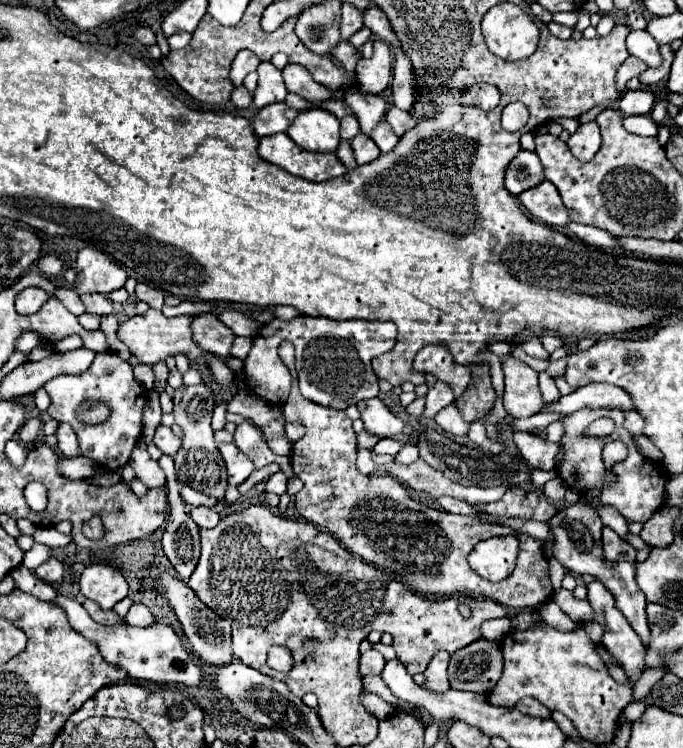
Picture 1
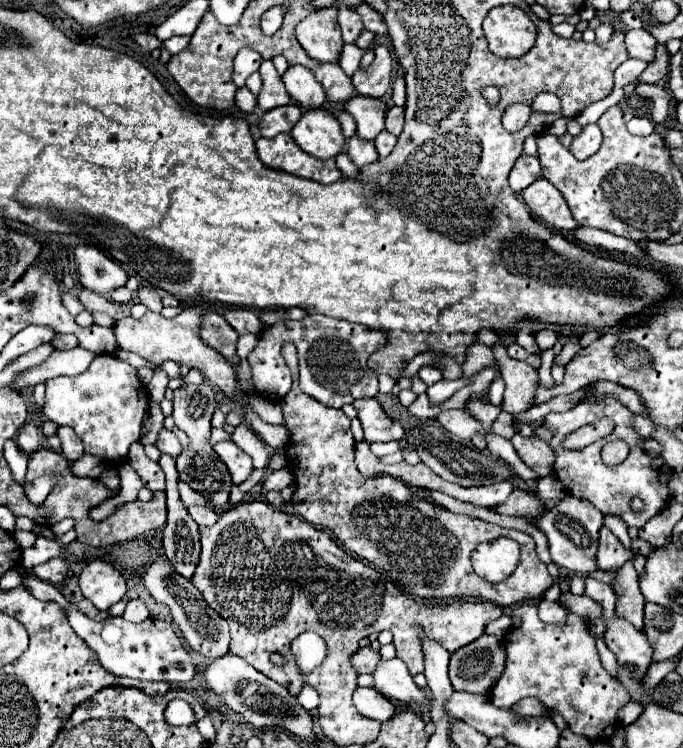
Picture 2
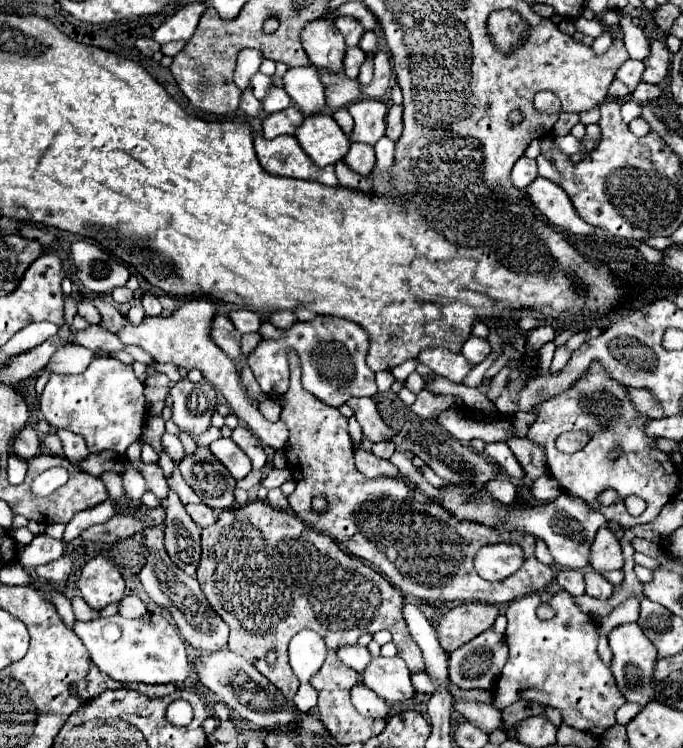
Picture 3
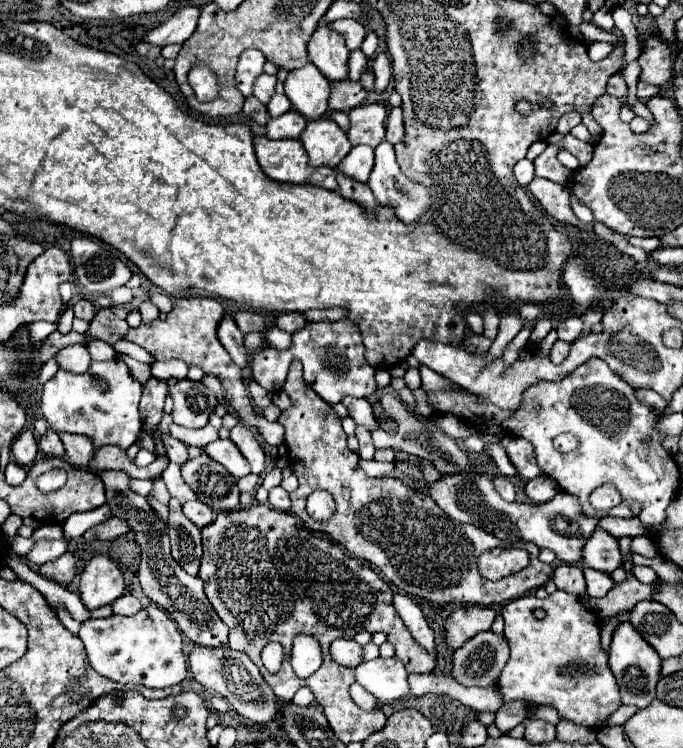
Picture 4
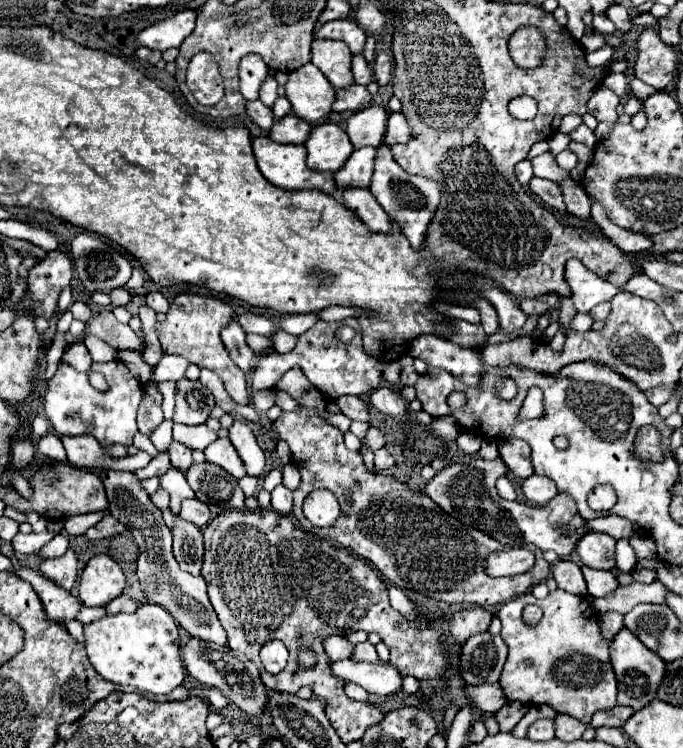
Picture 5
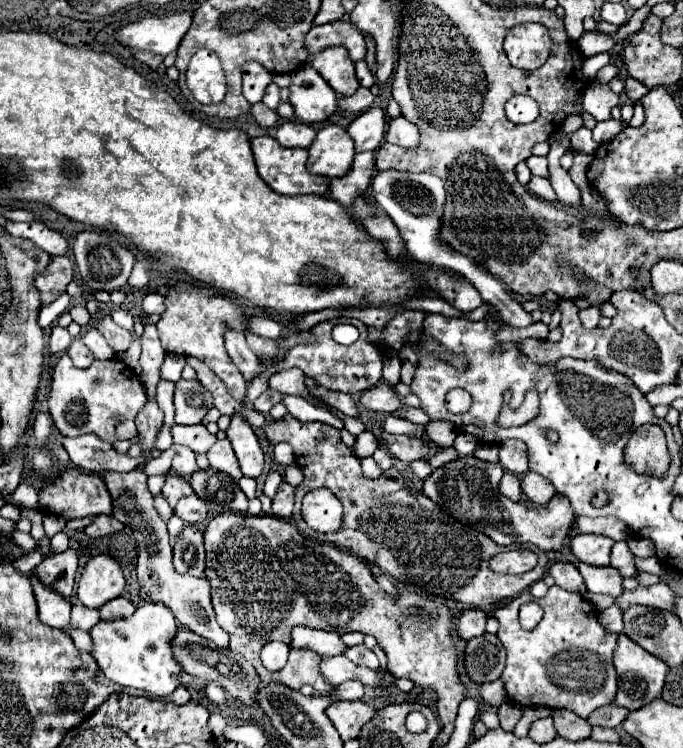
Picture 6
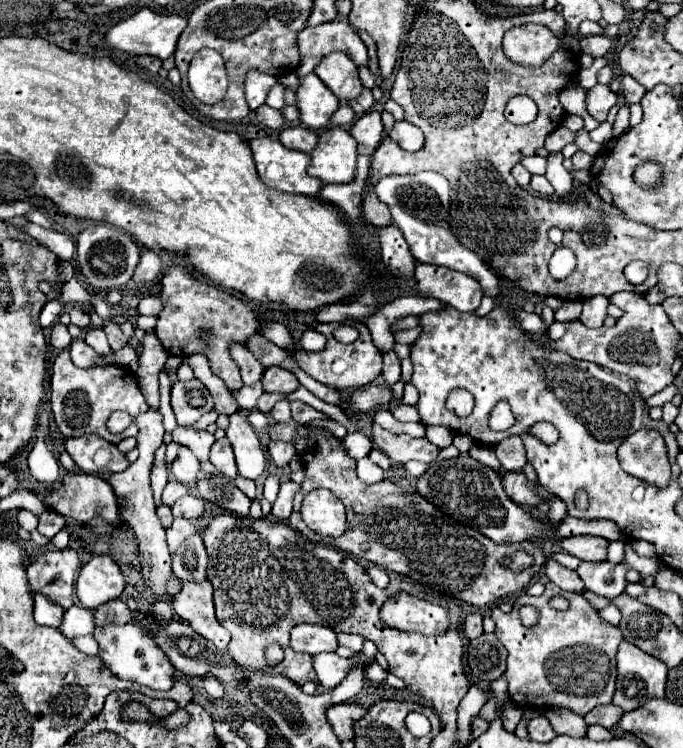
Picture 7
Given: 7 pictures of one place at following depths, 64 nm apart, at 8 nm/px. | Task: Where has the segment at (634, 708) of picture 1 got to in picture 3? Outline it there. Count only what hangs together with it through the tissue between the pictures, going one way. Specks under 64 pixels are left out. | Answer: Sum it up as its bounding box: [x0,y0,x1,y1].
[616,702,640,724]

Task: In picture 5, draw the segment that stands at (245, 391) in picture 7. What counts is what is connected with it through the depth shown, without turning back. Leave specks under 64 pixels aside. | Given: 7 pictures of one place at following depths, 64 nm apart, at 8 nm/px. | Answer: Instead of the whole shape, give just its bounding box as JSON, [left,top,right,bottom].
[252,318,382,400]

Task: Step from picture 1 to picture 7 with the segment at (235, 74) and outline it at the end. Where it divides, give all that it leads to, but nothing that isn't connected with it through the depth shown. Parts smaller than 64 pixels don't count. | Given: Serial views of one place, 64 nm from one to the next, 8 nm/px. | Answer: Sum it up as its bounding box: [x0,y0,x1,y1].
[246,72,276,110]

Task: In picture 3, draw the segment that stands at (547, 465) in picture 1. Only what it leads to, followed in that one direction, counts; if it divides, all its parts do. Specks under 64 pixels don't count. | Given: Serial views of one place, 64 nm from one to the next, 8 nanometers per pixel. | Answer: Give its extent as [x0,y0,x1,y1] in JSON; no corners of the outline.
[506,436,546,480]

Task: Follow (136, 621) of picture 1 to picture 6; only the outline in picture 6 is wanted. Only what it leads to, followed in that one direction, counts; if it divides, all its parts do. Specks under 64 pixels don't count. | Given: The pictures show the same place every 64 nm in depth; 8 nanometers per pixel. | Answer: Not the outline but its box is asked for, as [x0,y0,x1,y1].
[98,596,134,620]

